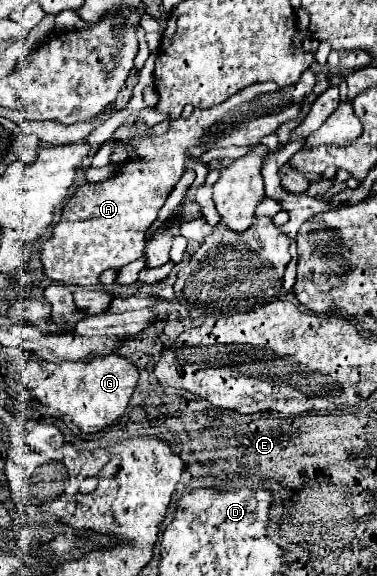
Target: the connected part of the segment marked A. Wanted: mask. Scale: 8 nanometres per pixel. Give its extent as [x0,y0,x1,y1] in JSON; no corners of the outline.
[41,70,315,286]

